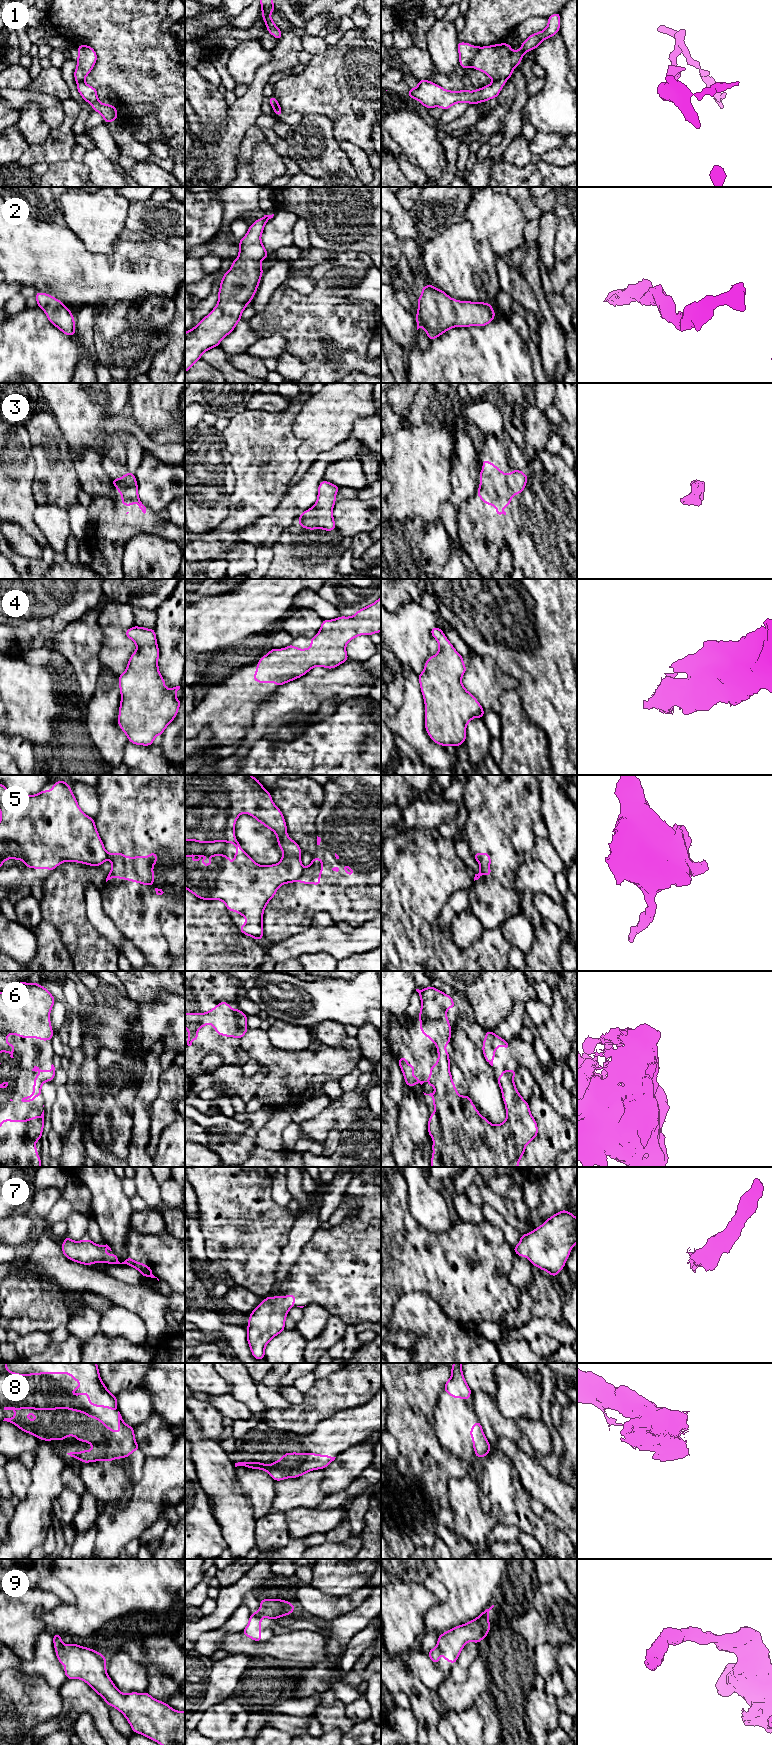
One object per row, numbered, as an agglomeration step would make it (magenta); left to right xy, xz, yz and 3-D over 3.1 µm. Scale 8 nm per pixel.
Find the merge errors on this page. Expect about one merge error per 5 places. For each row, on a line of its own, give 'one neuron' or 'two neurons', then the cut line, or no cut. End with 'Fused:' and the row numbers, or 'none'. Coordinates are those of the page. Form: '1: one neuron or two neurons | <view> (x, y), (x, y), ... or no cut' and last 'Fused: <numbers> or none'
1: two neurons | yz (505, 80), (494, 81)
2: one neuron | no cut
3: one neuron | no cut
4: one neuron | no cut
5: two neurons | xz (304, 868), (296, 880)
6: one neuron | no cut
7: one neuron | no cut
8: one neuron | no cut
9: one neuron | no cut
Fused: 1, 5

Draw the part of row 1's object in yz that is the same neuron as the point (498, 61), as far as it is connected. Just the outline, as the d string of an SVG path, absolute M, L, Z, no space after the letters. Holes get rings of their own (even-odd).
M560 12L551 15L547 20L547 27L543 31L530 35L518 51L513 51L507 43L478 47L458 42L459 64L464 70L473 67L482 71L493 81L506 81L510 79L512 72L521 63L526 52L534 50L543 40L559 32Z

